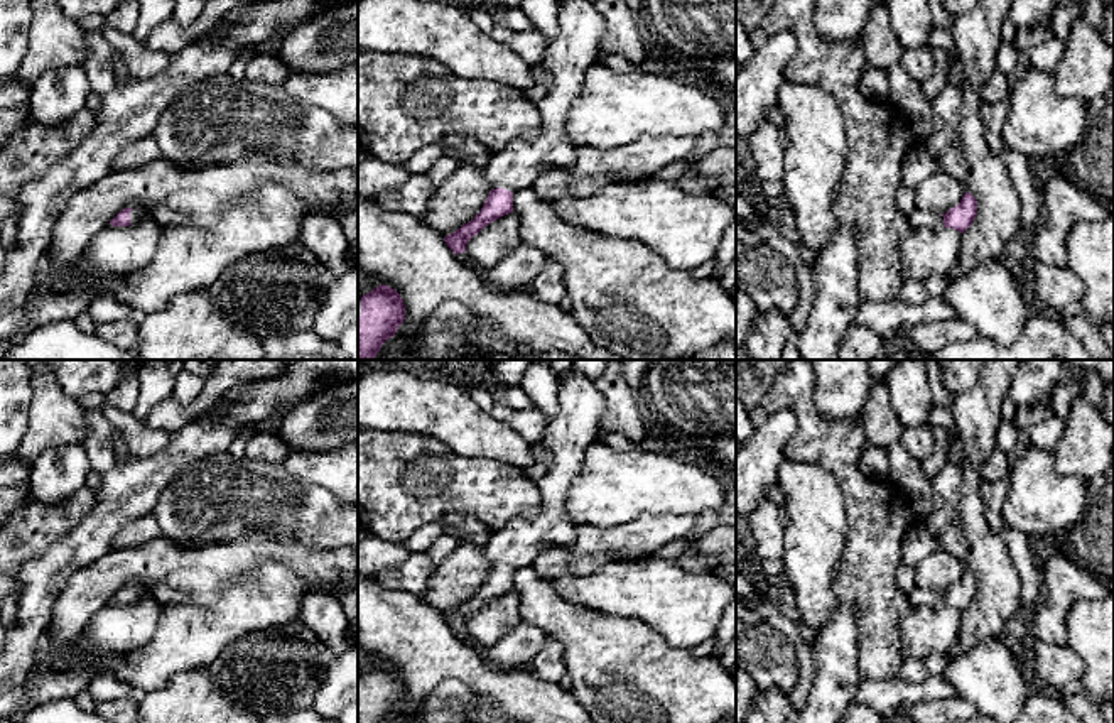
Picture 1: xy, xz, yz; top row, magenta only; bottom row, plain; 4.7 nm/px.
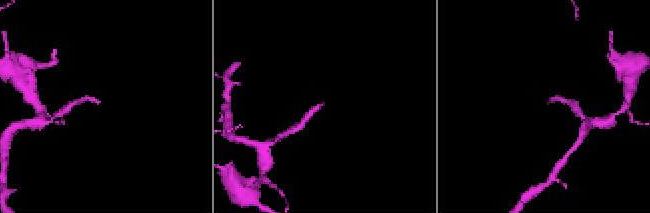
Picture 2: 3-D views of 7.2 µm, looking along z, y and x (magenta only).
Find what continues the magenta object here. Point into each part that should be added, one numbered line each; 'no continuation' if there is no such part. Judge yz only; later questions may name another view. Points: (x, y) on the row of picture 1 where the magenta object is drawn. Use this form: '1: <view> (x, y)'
1: yz (915, 218)

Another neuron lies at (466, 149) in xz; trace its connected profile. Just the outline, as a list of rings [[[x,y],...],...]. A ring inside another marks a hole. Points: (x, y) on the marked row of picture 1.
[[[452,133],[442,139],[442,145],[449,155],[459,164],[488,169],[491,150],[478,139],[464,133]]]

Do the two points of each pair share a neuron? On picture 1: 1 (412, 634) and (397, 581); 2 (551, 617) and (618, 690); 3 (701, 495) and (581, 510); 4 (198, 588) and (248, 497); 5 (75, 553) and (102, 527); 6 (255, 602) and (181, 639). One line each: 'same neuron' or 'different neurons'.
1: different neurons
2: same neuron
3: same neuron
4: different neurons
5: same neuron
6: same neuron

